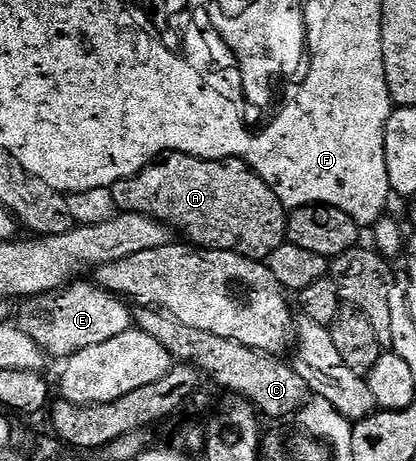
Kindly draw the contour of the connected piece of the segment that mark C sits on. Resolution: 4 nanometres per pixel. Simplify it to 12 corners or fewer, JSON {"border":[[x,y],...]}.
{"border":[[151,306],[134,324],[261,417],[310,399],[291,363]]}

